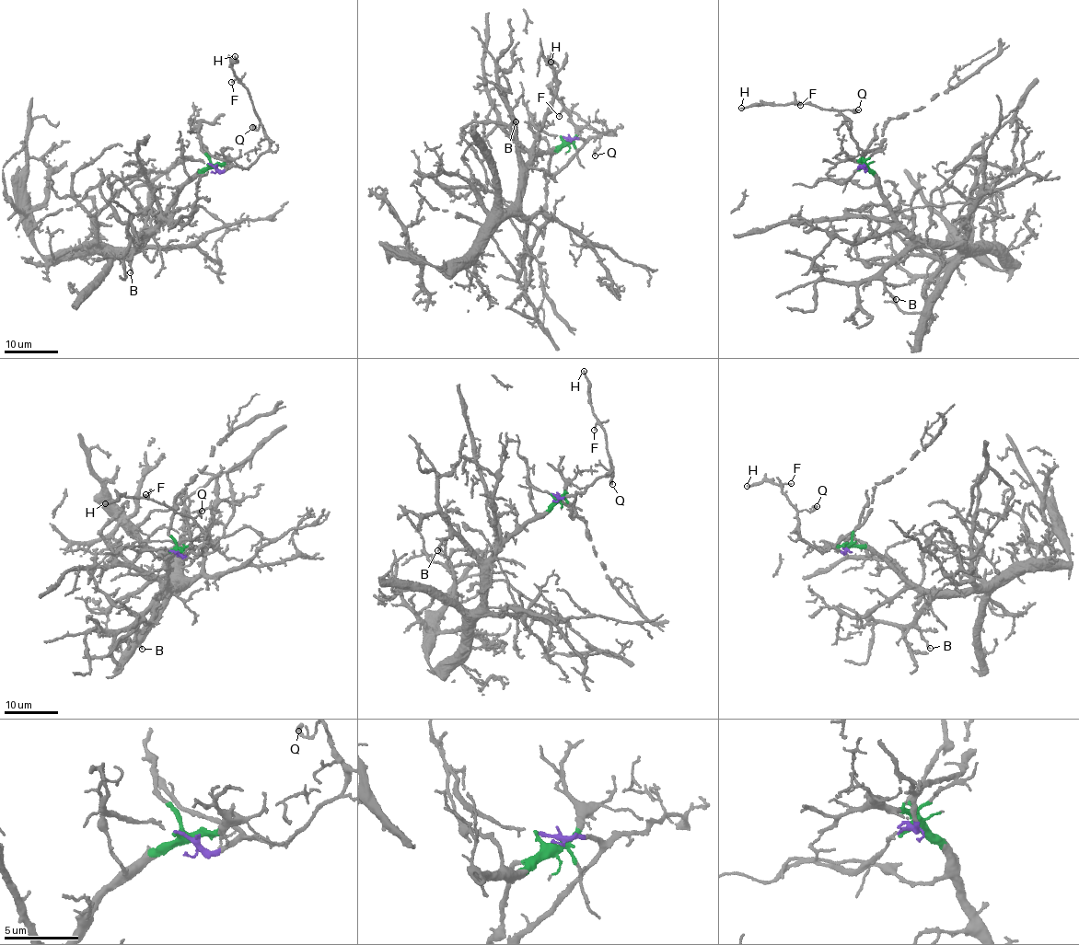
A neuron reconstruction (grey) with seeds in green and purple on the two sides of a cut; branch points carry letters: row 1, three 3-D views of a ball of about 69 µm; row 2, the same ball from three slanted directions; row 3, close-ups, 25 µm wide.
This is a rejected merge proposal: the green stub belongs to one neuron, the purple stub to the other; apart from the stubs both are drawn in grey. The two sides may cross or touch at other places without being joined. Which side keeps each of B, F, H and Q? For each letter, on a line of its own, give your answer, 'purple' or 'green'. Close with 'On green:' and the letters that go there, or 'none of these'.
B: green
F: purple
H: purple
Q: purple
On green: B

